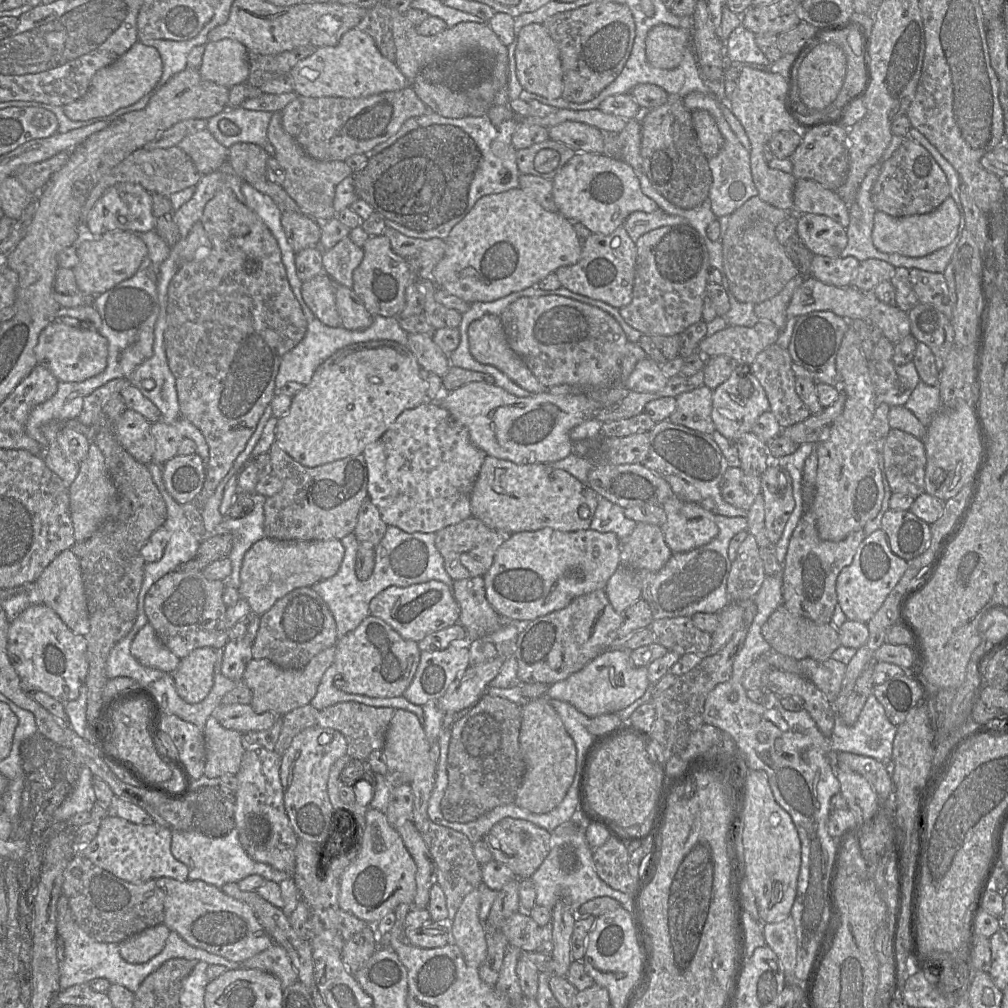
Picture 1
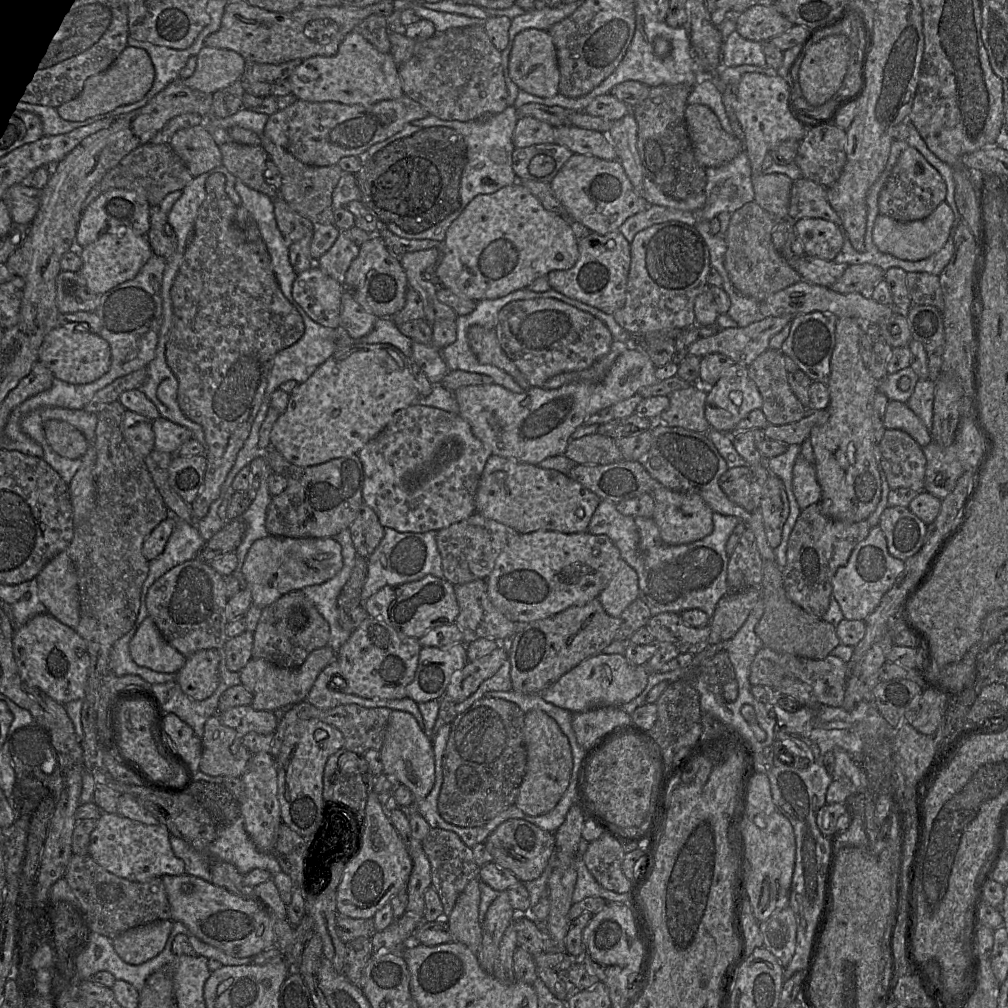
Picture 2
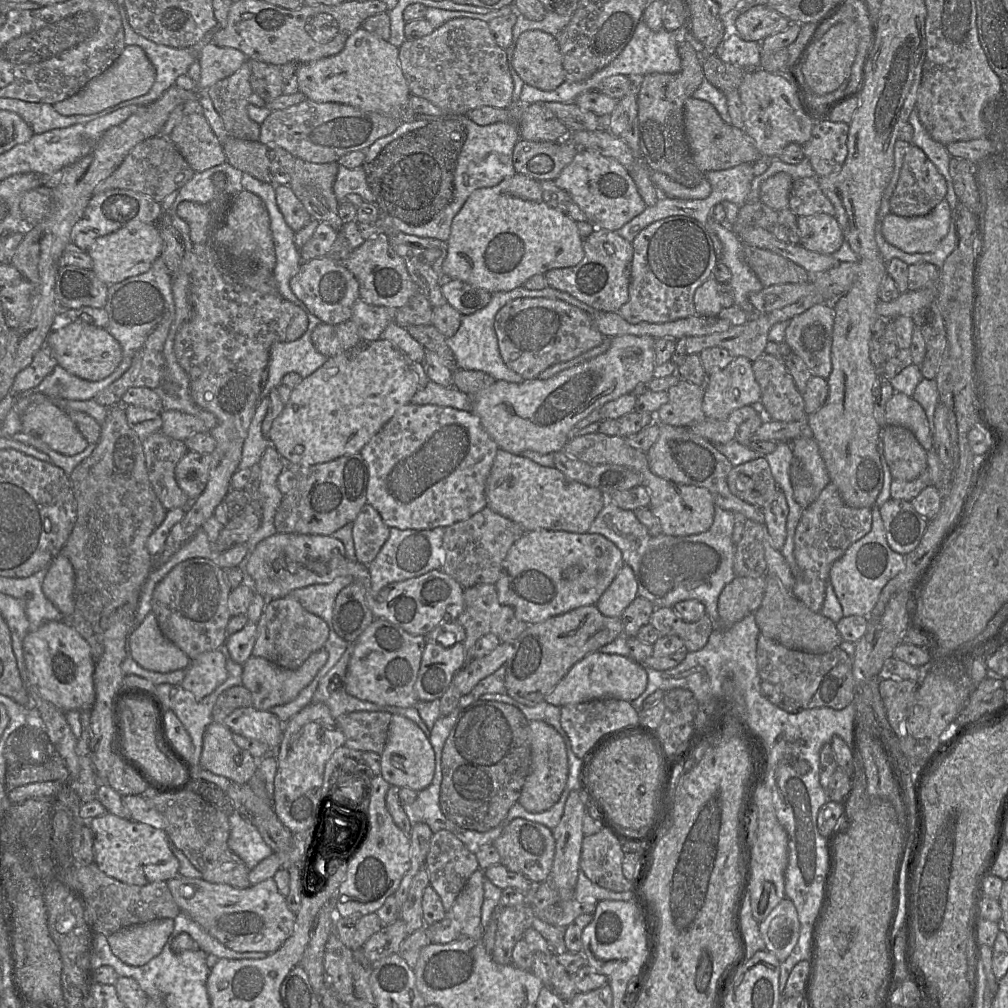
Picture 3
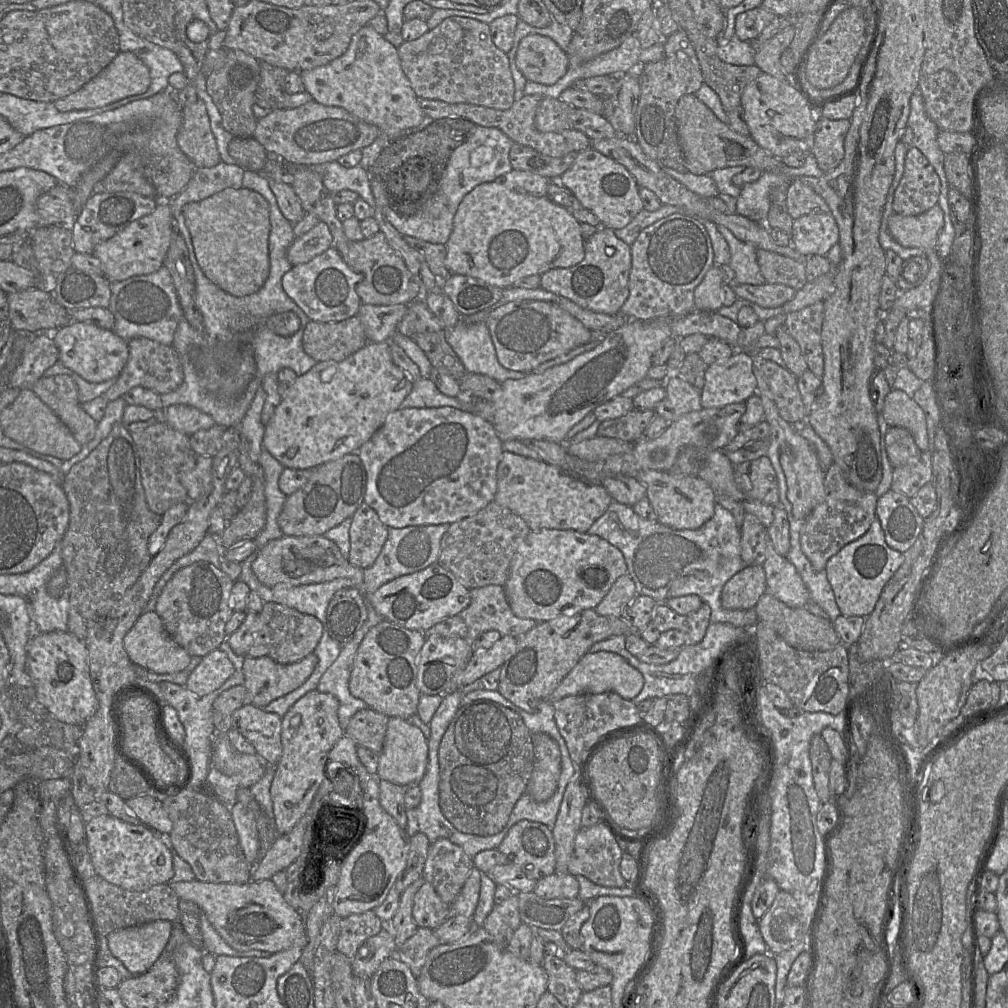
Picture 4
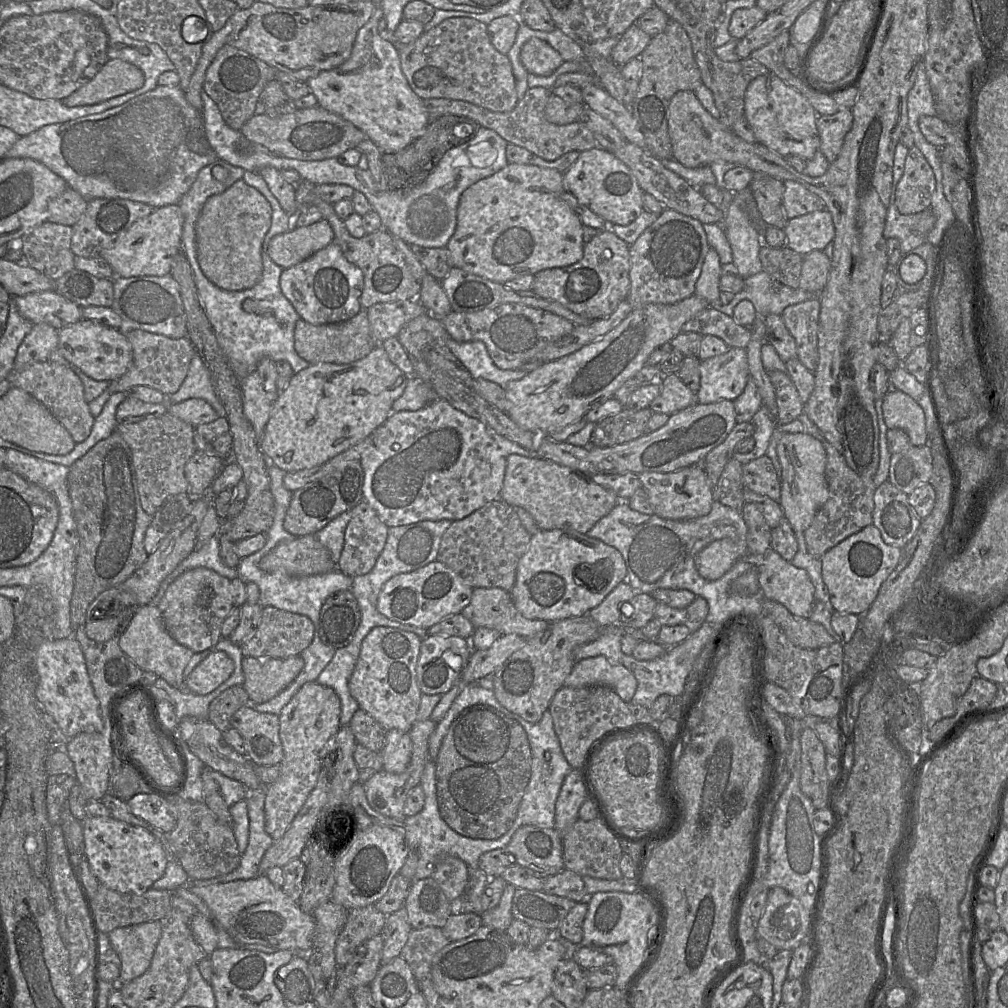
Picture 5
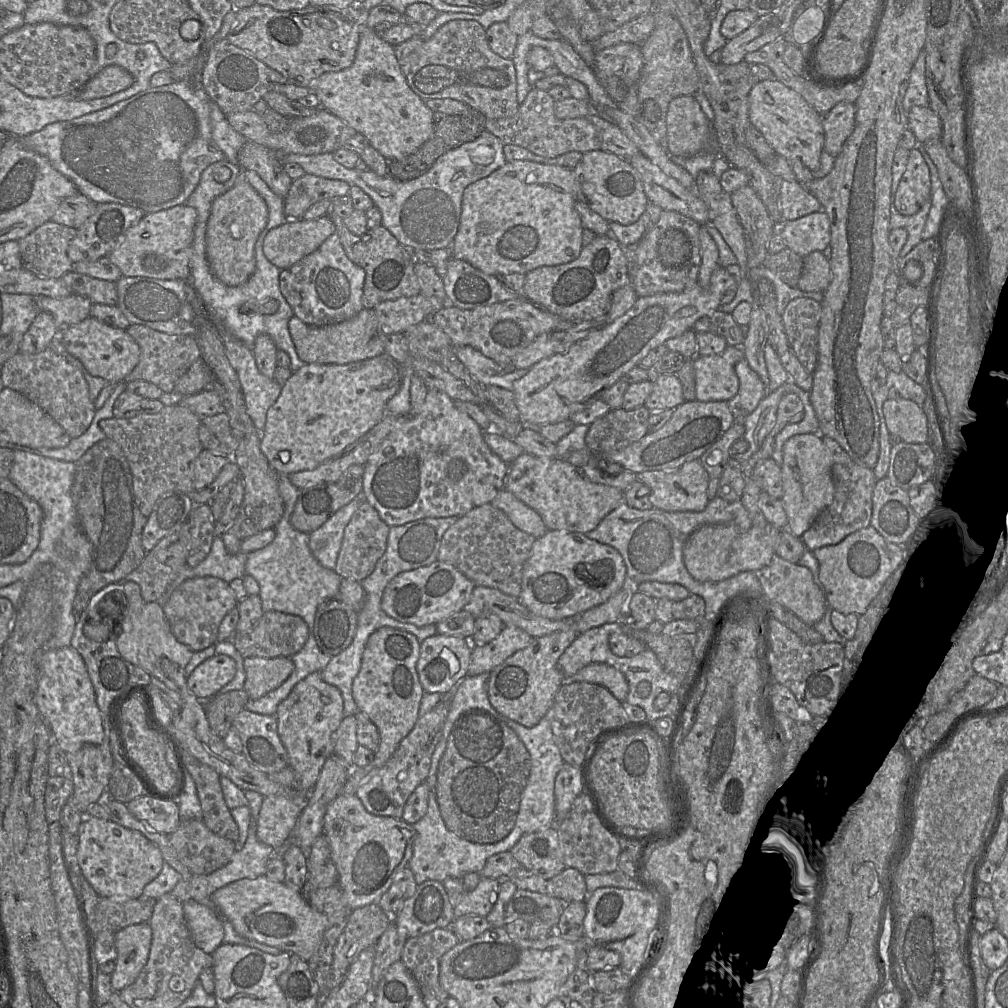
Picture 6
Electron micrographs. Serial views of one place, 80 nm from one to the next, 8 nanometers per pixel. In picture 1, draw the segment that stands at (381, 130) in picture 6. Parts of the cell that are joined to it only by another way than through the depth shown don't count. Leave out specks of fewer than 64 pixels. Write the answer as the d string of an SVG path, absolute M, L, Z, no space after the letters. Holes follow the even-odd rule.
M358 28L347 31L335 46L317 48L313 54L299 61L289 73L294 82L298 96L306 97L344 97L360 98L382 92L398 91L409 86L409 81L396 66L395 62L384 57L377 48L373 38Z

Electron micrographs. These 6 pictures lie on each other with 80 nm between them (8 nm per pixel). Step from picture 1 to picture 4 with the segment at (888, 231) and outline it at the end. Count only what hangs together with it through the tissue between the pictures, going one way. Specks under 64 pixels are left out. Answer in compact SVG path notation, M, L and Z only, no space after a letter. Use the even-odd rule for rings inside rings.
M936 204L925 213L915 216L894 213L888 220L888 231L904 247L935 249L943 225L944 213Z

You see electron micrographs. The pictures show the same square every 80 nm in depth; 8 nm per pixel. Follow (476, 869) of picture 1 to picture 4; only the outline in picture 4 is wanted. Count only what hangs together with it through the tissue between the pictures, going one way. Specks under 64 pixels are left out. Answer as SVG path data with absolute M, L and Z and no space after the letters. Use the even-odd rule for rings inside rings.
M440 838L429 845L423 878L434 887L442 901L450 905L473 867L473 859L460 846Z

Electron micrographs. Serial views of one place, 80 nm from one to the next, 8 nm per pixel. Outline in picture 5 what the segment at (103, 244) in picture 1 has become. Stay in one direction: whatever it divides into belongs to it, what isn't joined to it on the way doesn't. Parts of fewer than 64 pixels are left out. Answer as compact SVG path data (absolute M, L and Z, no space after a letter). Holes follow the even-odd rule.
M178 204L155 208L148 216L134 222L113 246L104 249L100 256L111 265L116 277L165 276L170 274L173 259L182 251L183 225L184 215Z

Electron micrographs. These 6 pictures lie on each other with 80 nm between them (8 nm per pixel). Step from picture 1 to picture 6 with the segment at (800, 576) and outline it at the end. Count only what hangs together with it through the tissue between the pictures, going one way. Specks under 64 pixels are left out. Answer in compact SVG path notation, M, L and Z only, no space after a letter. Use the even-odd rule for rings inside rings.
M822 436L821 439L831 457L834 498L801 536L805 547L810 551L828 545L836 545L848 535L871 526L872 494L877 481L873 469L855 463L835 440L827 436Z

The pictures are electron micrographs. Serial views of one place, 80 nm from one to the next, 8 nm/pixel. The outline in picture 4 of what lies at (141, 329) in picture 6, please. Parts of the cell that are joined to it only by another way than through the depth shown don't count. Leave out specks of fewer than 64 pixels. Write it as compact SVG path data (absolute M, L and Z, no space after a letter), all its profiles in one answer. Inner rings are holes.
M145 337L128 341L129 356L127 363L115 383L102 395L108 402L123 397L134 387L144 387L158 394L176 390L184 380L179 354L171 345L164 345Z

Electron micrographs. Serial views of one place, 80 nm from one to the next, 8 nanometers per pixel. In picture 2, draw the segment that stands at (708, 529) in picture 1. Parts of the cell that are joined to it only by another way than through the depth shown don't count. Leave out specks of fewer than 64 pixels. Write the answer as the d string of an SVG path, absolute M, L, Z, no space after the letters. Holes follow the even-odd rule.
M659 482L651 494L655 502L653 519L659 527L663 543L674 546L688 544L701 540L713 532L714 512L700 495L670 490Z

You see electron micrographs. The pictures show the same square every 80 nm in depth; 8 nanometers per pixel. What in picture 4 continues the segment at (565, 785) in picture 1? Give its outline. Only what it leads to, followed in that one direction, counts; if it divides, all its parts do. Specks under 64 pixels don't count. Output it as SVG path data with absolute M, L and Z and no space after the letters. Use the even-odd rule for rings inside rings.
M532 733L534 765L526 793L536 802L549 800L557 790L561 773L561 752L548 734Z

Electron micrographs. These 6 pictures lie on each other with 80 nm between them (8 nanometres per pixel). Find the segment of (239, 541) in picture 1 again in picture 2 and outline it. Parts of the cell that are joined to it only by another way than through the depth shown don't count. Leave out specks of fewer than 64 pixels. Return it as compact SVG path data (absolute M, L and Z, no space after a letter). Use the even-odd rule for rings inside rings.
M265 459L264 473L261 476L260 486L256 495L251 501L249 508L239 517L245 522L246 531L243 540L235 550L238 564L232 575L238 579L241 589L247 589L242 567L249 549L256 540L269 535L266 529L266 516L268 505L273 497L268 490L268 478L272 473L273 470Z

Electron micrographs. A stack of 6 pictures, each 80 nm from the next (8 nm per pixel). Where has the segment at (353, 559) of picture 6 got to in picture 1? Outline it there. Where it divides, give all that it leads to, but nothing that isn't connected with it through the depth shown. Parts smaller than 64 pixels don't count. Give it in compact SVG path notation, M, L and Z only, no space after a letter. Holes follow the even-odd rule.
M367 498L360 507L357 524L353 531L359 543L376 547L385 535L387 527L381 519L378 508Z

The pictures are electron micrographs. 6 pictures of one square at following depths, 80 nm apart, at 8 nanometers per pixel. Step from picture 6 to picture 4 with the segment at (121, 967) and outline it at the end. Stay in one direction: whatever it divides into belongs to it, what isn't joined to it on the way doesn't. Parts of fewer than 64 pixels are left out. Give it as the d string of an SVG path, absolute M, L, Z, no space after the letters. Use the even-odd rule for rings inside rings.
M166 920L115 930L107 937L108 947L133 974L147 972L162 955L174 923Z

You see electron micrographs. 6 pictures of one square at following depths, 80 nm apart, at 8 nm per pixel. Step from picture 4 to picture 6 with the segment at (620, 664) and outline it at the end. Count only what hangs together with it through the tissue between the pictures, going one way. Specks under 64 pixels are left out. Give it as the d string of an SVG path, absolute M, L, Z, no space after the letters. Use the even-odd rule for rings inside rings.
M591 663L580 669L571 678L567 678L567 681L581 681L601 685L620 702L625 701L629 691L629 685L624 674L604 663Z

